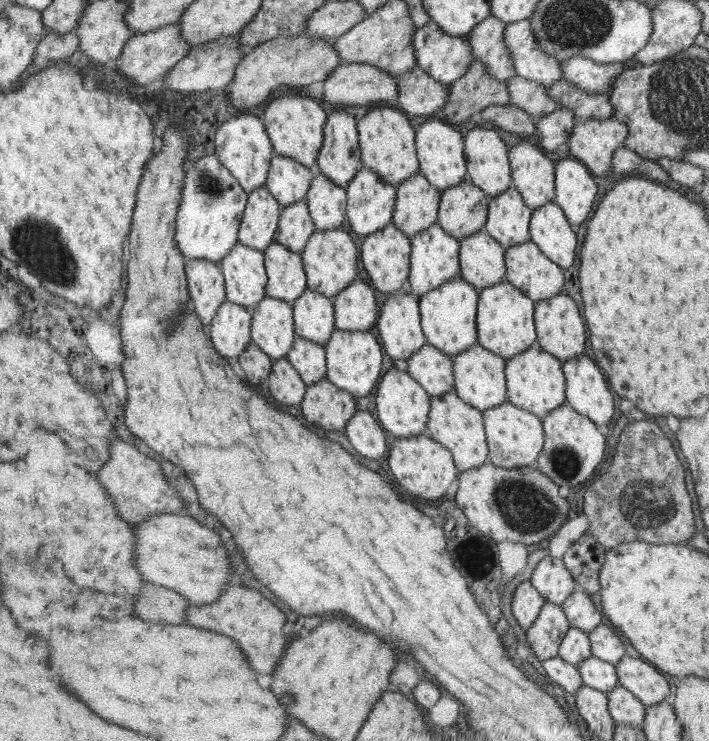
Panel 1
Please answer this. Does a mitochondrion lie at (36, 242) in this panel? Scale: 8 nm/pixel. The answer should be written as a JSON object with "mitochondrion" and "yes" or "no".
{"mitochondrion":"yes"}

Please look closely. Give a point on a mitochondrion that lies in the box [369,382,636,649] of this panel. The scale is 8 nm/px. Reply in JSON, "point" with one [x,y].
{"point":[528,510]}

